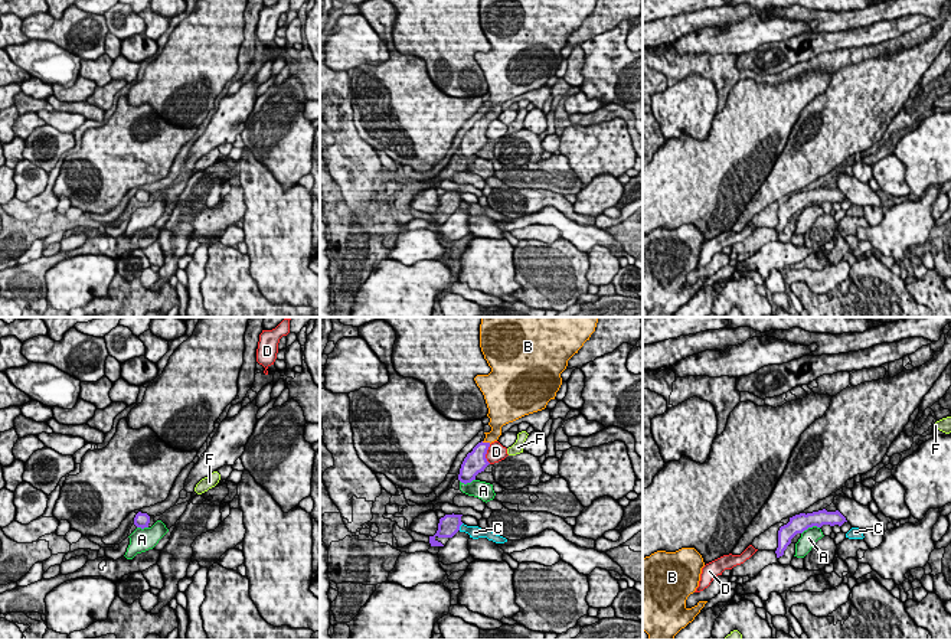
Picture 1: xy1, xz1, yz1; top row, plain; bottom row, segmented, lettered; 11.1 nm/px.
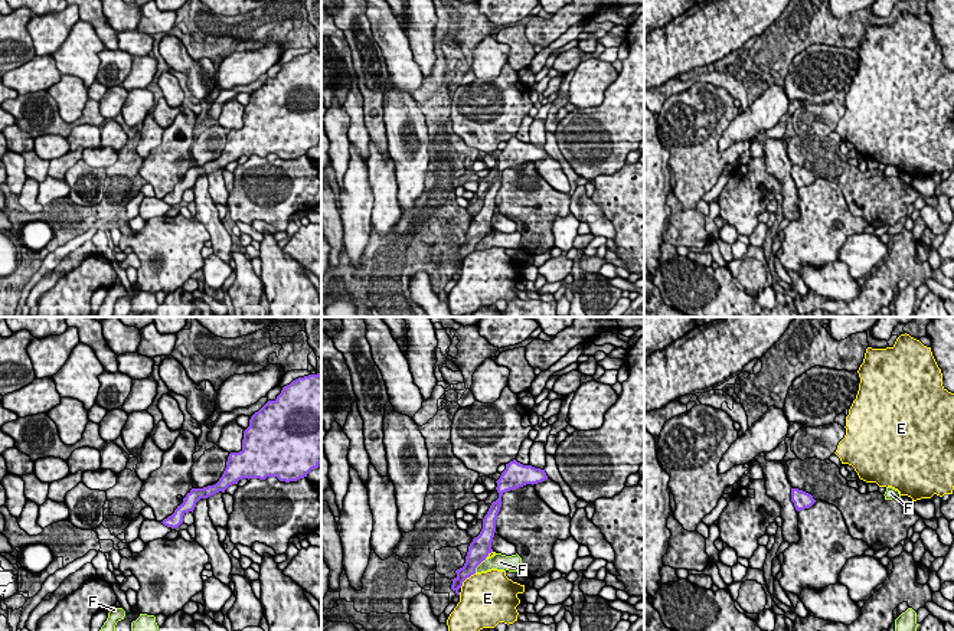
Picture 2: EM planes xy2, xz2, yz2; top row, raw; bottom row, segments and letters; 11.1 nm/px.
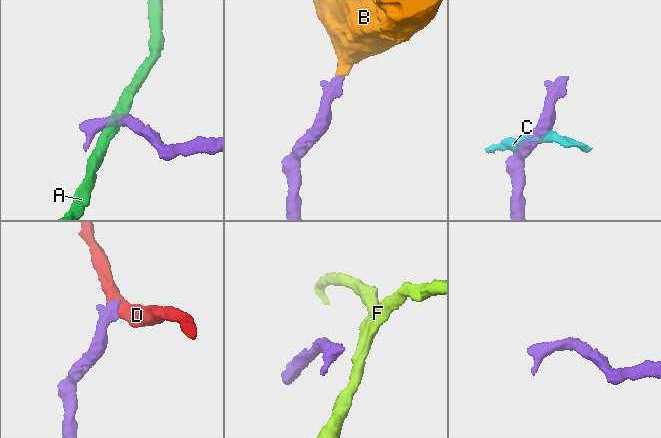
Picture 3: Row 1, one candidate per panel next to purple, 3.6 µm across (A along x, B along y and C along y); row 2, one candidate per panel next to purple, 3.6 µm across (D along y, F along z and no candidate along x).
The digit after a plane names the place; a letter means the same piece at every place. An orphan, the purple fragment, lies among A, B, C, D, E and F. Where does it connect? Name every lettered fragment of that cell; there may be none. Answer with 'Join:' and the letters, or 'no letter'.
Join: B

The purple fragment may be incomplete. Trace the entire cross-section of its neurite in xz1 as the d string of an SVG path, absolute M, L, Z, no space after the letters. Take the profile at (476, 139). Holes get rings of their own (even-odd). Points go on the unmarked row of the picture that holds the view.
M481 0L480 25L491 49L474 55L484 72L490 110L464 135L458 157L464 161L490 141L486 135L501 104L542 88L562 62L561 50L597 0Z

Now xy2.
M308 52L293 58L284 63L275 78L268 78L249 97L249 104L244 108L242 127L231 130L226 146L213 163L203 166L192 166L183 180L177 183L174 190L161 200L176 206L183 200L183 193L193 190L200 176L208 176L219 169L238 161L242 156L277 154L280 158L297 158L318 146L321 140L321 52Z

